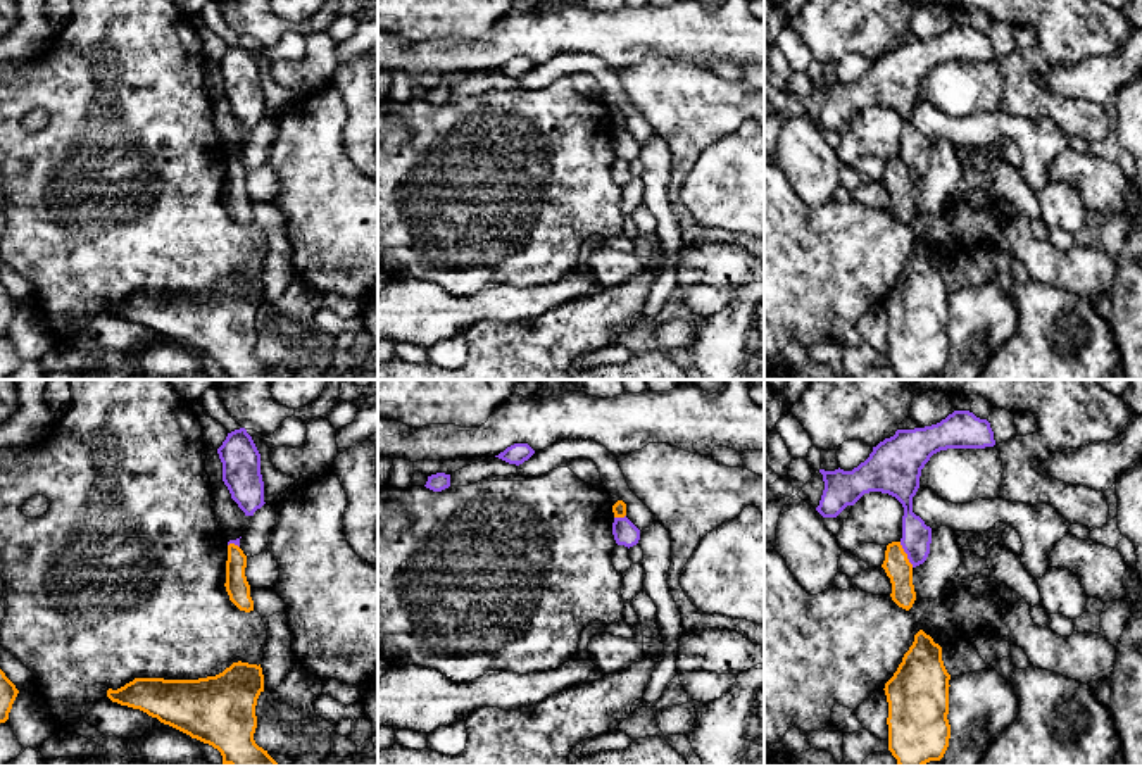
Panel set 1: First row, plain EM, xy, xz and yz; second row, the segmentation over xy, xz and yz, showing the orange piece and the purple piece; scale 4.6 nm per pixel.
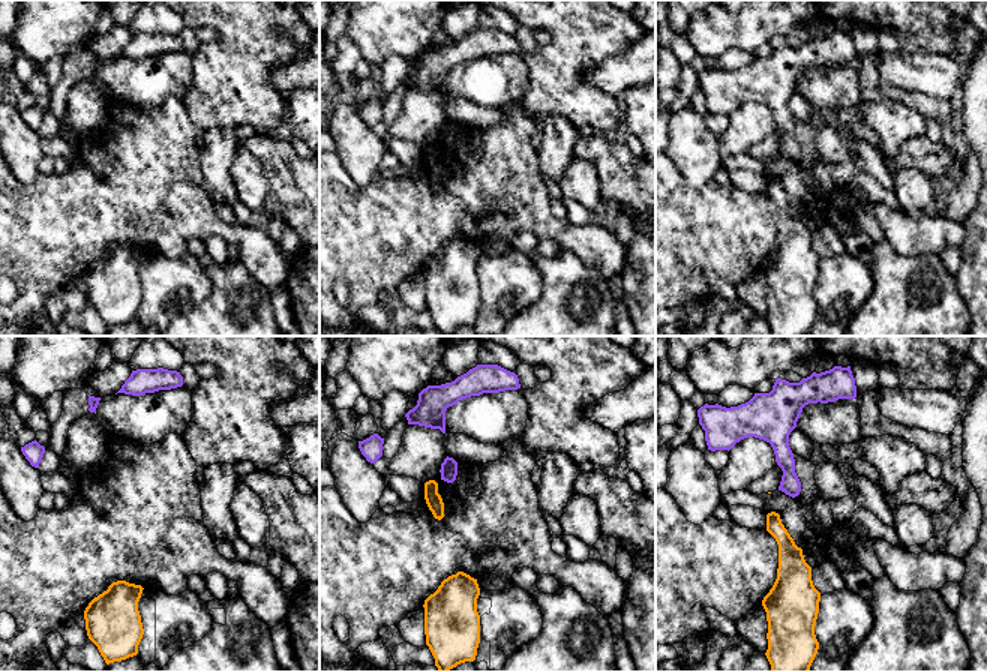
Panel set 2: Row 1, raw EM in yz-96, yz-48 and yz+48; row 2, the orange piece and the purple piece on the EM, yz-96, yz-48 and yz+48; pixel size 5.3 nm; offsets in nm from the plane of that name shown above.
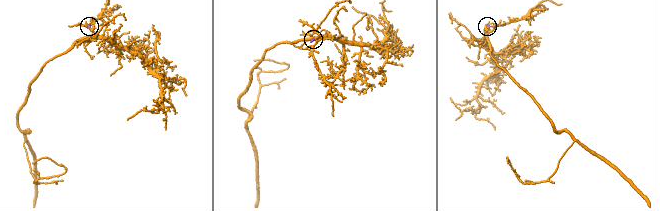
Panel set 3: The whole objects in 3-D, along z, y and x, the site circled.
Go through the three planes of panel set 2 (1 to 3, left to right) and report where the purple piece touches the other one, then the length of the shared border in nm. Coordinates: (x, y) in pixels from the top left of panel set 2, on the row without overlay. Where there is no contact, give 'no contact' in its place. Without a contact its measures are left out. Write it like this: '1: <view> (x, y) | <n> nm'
1: no contact
2: no contact
3: no contact

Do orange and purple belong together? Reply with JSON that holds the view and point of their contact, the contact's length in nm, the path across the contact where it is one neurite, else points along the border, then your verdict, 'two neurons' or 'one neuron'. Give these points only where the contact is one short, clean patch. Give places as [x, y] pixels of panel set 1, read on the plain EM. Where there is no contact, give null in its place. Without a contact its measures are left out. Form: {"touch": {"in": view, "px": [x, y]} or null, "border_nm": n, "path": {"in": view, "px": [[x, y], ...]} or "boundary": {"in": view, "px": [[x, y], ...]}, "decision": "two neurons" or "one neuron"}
{"touch": {"in": "yz", "px": [906, 168]}, "border_nm": 140, "boundary": {"in": "yz", "px": [[899, 156], [913, 180]]}, "decision": "two neurons"}

